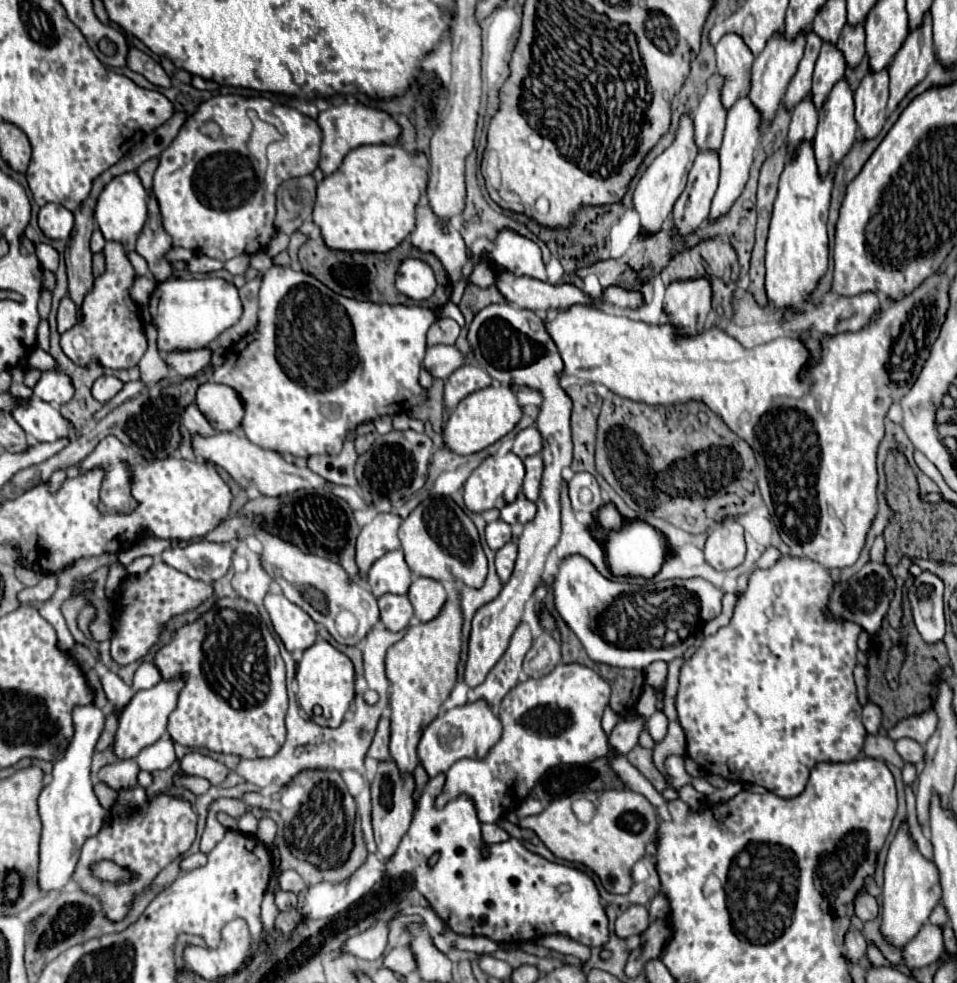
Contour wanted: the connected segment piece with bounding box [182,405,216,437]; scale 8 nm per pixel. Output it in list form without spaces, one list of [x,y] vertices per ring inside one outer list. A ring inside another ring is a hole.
[[[190,405],[190,409],[186,409],[186,413],[182,415],[182,423],[184,423],[184,427],[186,427],[192,435],[210,437],[210,435],[216,433],[216,429],[206,421],[206,417],[198,411],[196,405]]]

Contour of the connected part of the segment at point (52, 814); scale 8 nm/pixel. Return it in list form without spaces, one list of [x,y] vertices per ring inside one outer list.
[[[96,705],[74,709],[74,739],[70,741],[64,757],[54,763],[52,781],[38,797],[40,819],[42,819],[42,841],[40,841],[40,869],[38,887],[46,893],[60,891],[72,877],[74,865],[78,863],[78,849],[82,849],[86,837],[92,837],[106,821],[108,811],[98,803],[92,791],[90,761],[96,741],[104,727],[104,713]]]

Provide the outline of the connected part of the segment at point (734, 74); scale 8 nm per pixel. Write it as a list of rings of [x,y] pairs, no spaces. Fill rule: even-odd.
[[[726,33],[716,45],[716,61],[718,71],[726,77],[722,103],[726,105],[726,109],[730,109],[730,105],[734,105],[734,97],[742,97],[742,93],[748,93],[754,55],[740,35]]]

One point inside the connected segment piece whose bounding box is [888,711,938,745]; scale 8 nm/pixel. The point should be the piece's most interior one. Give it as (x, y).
(920, 727)

